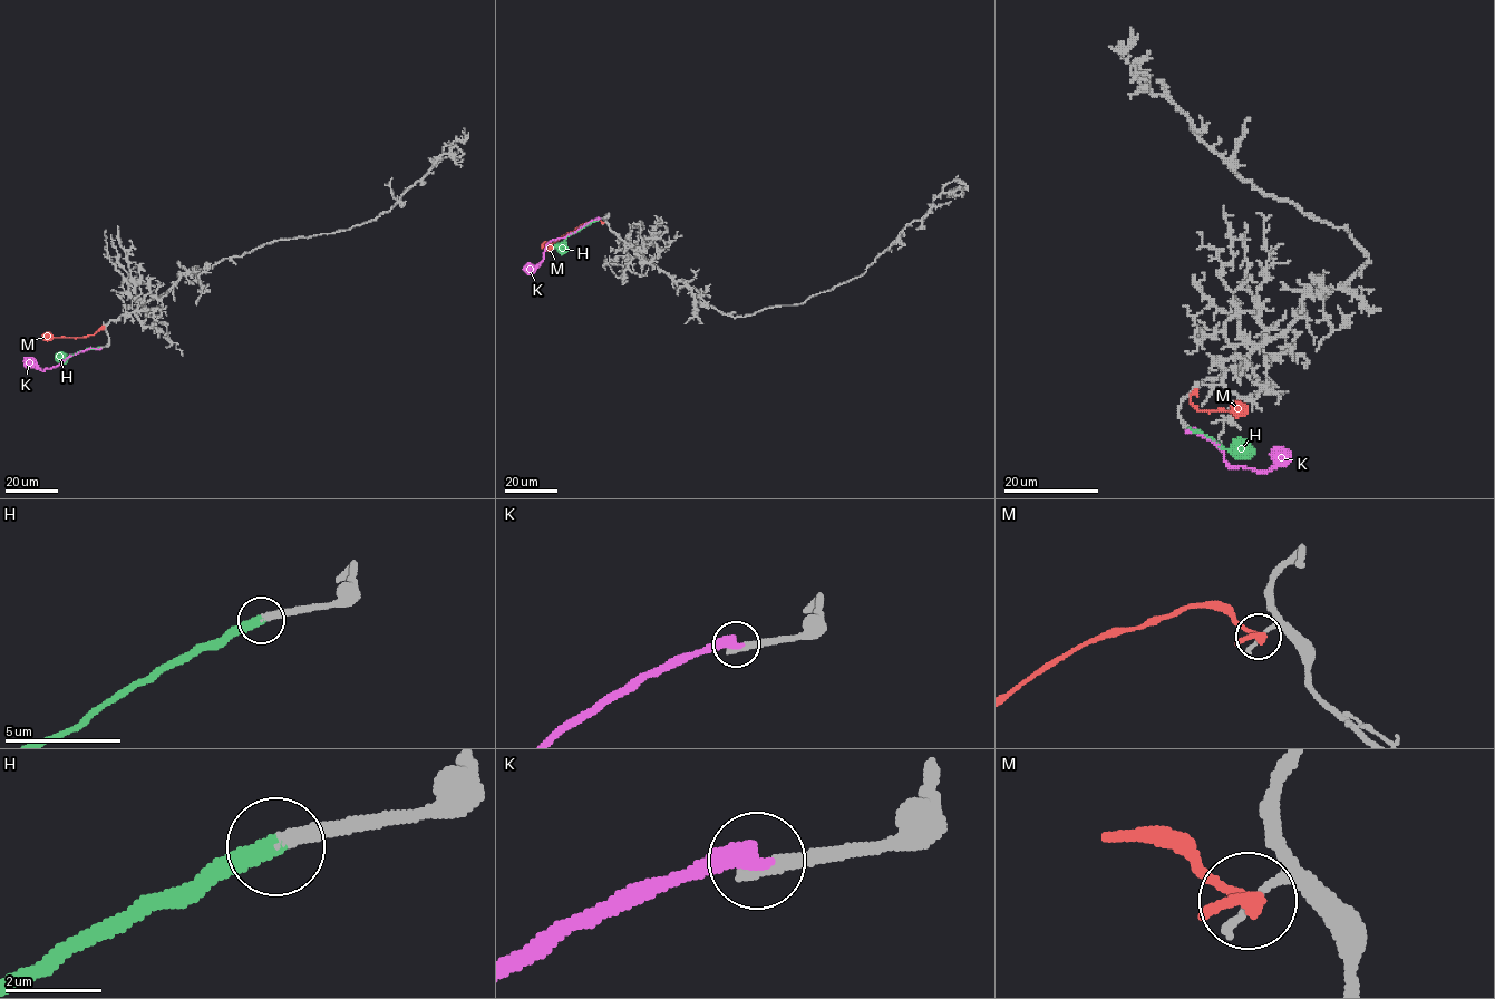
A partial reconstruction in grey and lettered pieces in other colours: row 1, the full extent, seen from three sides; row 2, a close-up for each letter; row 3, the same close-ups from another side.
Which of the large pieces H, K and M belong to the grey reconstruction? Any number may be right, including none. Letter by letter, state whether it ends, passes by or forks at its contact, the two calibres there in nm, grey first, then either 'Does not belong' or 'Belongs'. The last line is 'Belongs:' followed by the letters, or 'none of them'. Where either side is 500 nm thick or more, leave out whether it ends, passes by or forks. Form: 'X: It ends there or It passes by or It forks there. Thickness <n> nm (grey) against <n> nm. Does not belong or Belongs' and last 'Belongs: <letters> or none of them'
H: It ends there. Thickness 300 nm (grey) against 400 nm. Does not belong
K: It ends there. Thickness 380 nm (grey) against 460 nm. Does not belong
M: It passes by. Thickness 140 nm (grey) against 280 nm. Does not belong
Belongs: none of them

